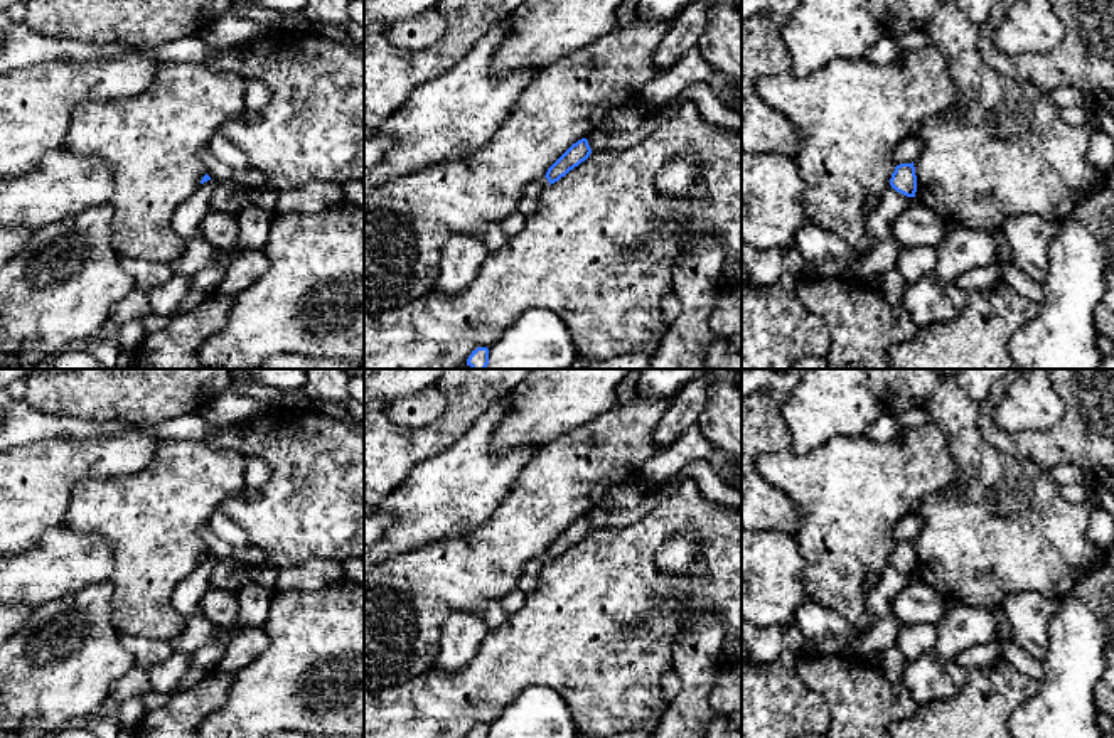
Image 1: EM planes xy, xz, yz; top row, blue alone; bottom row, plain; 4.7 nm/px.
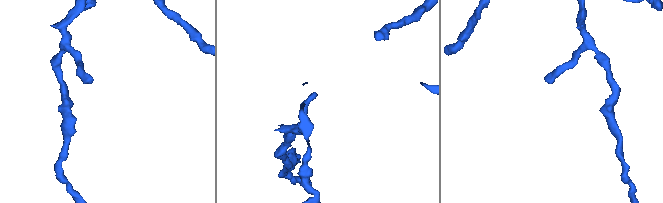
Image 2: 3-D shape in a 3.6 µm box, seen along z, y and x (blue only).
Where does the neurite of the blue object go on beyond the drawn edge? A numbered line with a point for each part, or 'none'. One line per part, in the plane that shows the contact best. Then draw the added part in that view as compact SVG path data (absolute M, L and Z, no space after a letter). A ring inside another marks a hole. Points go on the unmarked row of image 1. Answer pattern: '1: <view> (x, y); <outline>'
1: yz (892, 580); M892 563L881 571L878 585L868 591L866 608L875 618L883 618L890 615L890 602L892 598L902 591L910 581L913 575L907 575L897 570Z

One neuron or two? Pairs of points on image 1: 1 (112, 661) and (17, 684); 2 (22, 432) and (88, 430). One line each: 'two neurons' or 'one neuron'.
1: one neuron
2: one neuron

